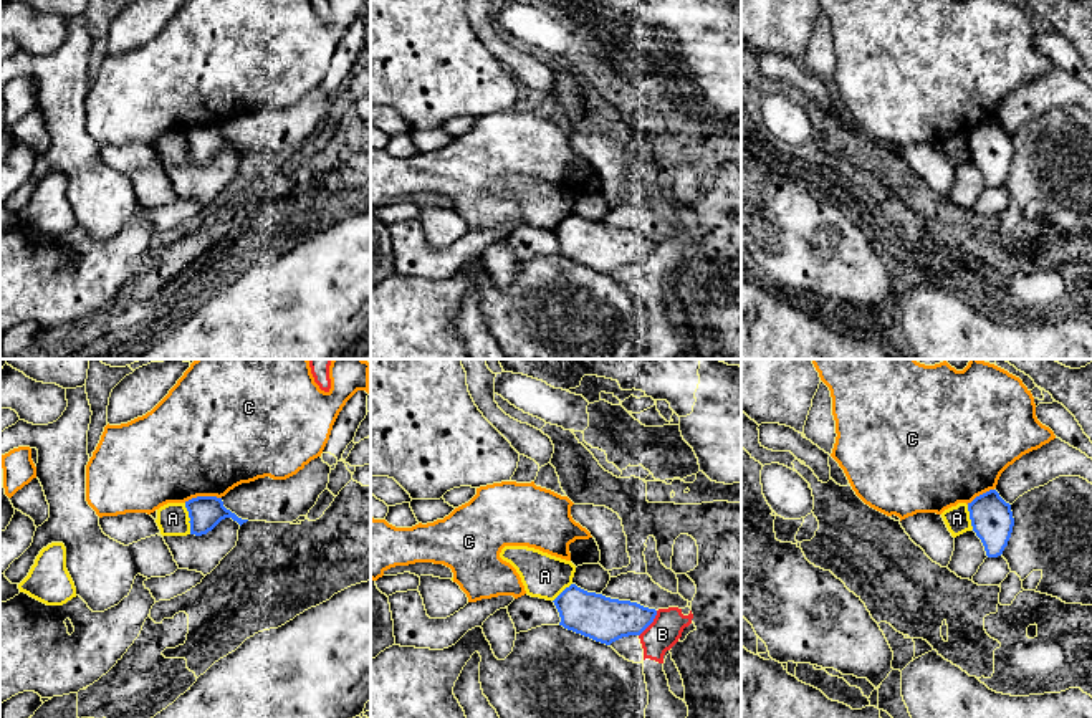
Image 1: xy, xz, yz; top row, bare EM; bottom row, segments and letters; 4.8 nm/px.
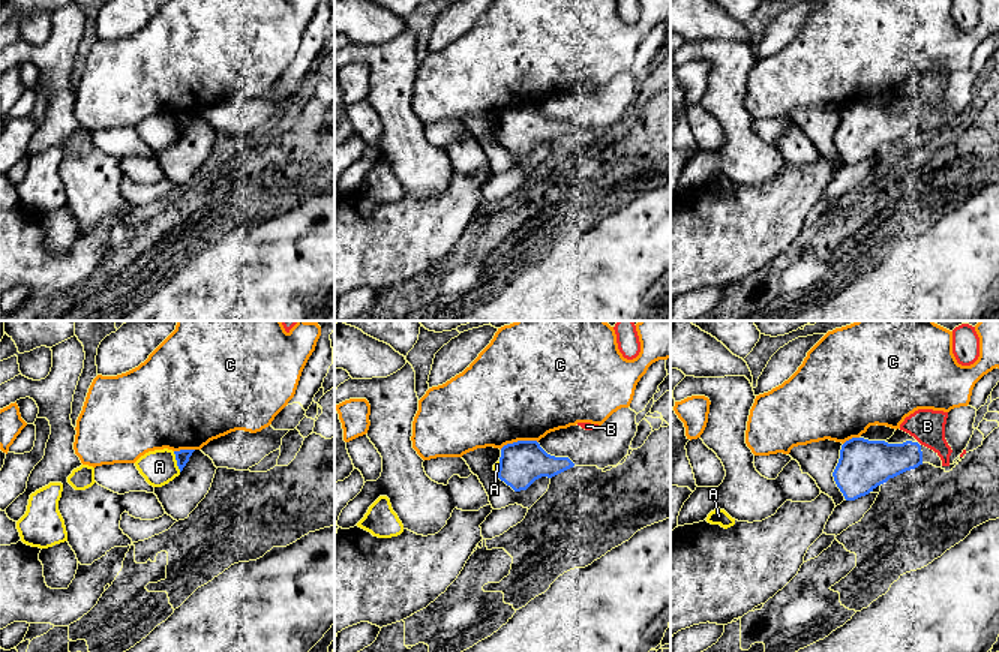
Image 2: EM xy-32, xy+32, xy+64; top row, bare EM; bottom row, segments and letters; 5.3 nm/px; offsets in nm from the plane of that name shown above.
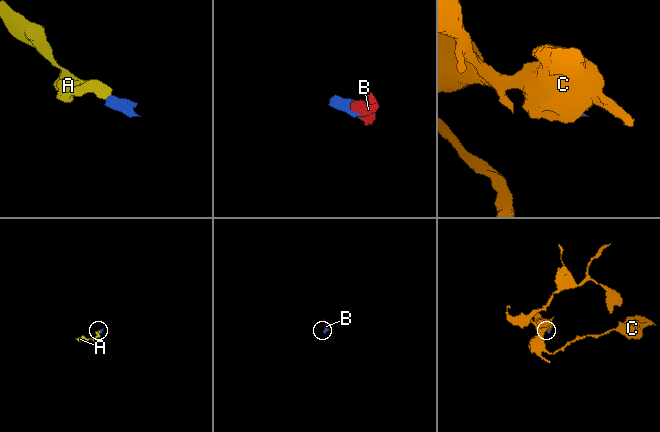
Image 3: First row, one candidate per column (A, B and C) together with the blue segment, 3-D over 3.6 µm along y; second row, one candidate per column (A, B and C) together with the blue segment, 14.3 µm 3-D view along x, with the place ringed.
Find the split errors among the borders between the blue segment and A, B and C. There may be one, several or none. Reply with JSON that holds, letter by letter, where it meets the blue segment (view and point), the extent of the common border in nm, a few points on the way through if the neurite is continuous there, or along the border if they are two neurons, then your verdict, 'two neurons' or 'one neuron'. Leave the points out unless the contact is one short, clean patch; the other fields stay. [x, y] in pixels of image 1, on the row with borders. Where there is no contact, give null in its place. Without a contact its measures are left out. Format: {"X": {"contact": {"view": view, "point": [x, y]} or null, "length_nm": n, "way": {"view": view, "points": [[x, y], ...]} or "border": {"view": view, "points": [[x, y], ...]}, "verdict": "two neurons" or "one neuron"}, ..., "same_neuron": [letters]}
{"A": {"contact": {"view": "xy", "point": [189, 516]}, "length_nm": 160, "border": {"view": "xy", "points": [[184, 503], [189, 513], [191, 533]]}, "verdict": "two neurons"}, "B": {"contact": {"view": "xz", "point": [651, 622]}, "length_nm": 160, "verdict": "two neurons"}, "C": {"contact": {"view": "xy", "point": [202, 497]}, "length_nm": 190, "border": {"view": "xy", "points": [[220, 497], [192, 497], [184, 502]]}, "verdict": "two neurons"}, "same_neuron": []}

